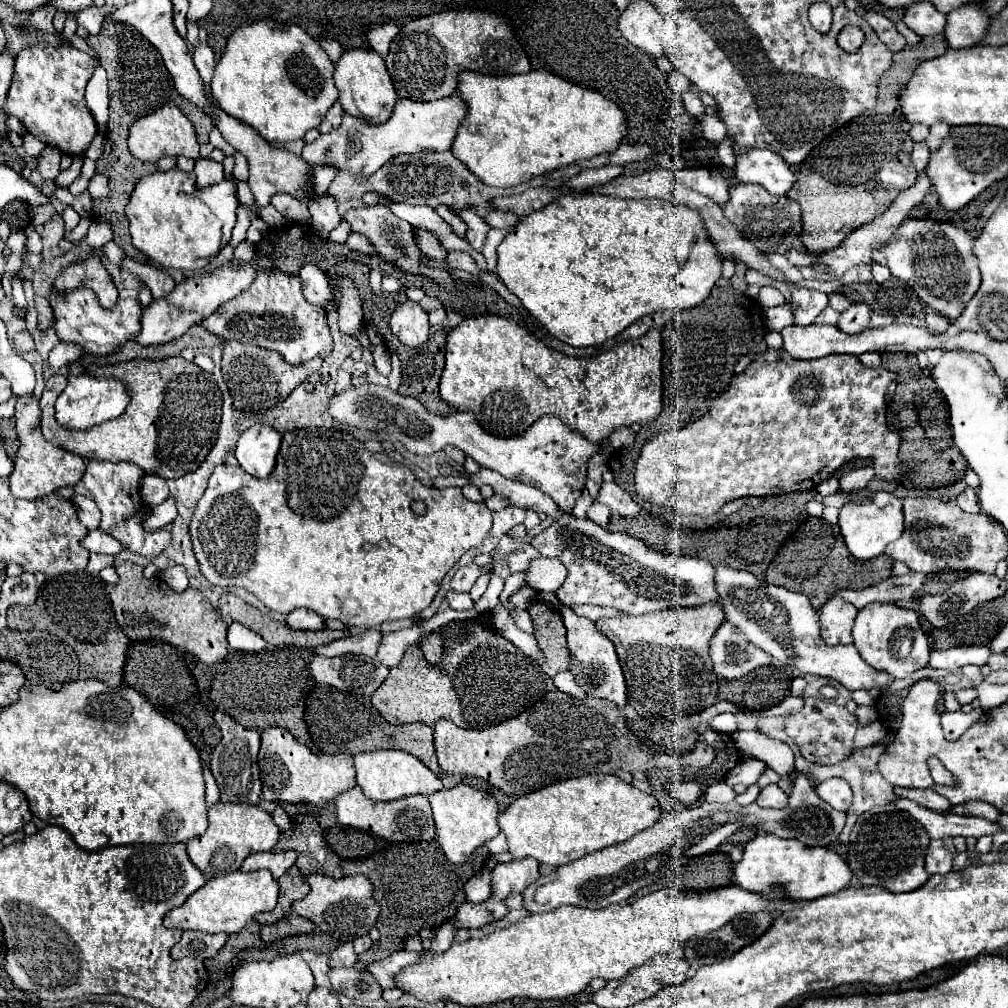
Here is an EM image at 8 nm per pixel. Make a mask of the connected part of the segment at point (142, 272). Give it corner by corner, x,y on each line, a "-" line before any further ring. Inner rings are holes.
128,258
128,260
124,260
124,268
128,268
132,274
136,274
150,288
154,298
168,296
172,292
172,288
176,286
176,282
168,274
152,268
150,264
140,264
140,262

